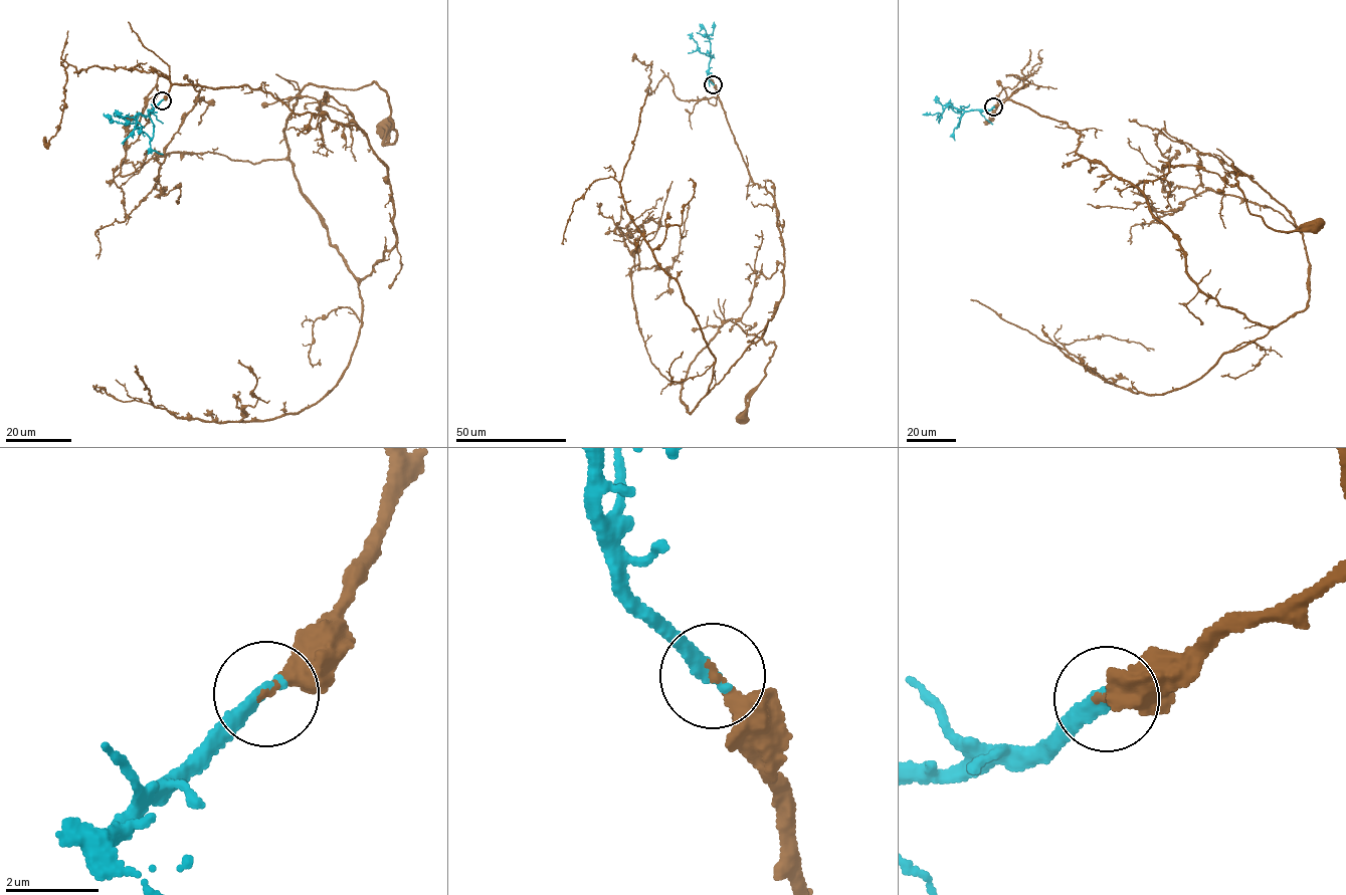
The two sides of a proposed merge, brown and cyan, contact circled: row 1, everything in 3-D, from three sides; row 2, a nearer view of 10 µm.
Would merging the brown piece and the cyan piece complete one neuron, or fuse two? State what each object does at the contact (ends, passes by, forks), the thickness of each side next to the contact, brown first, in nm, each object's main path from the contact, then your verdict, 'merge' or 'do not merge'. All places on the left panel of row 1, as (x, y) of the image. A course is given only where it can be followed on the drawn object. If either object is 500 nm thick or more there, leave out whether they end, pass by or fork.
brown ends; cyan ends; calibres 260 and 320 nm; course brown (162, 100), (245, 84), (359, 128), (397, 241), (360, 279), (282, 130), (313, 84), (376, 82), (386, 126); course cyan (162, 100), (148, 112), (154, 125), (152, 137), (134, 123), (125, 125), (113, 121), (104, 114); merge

